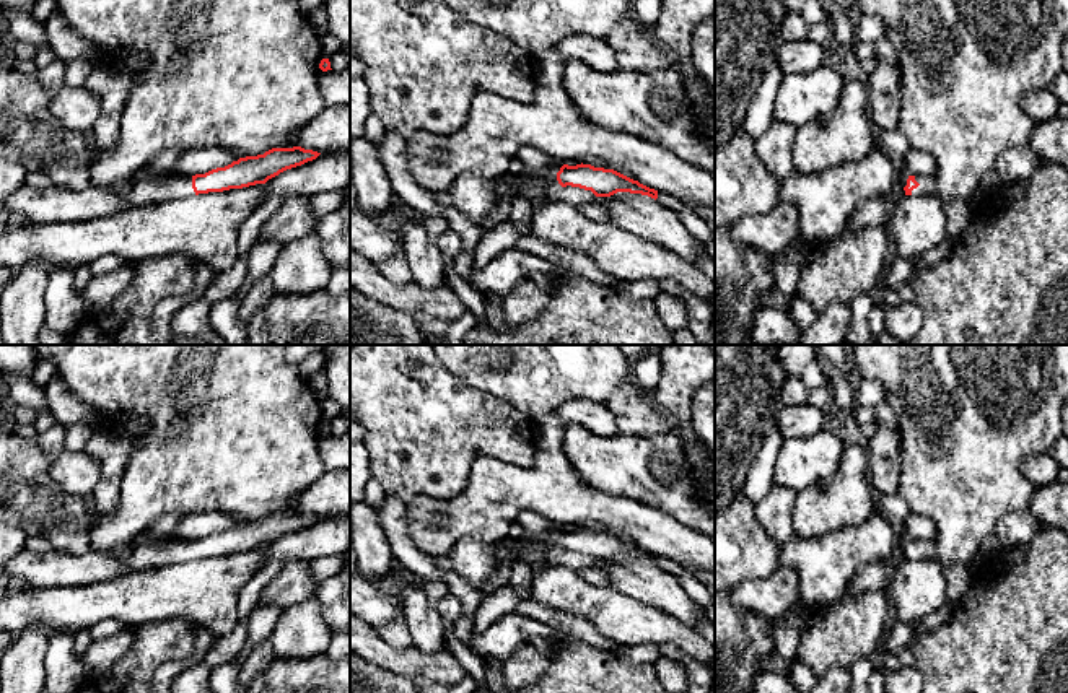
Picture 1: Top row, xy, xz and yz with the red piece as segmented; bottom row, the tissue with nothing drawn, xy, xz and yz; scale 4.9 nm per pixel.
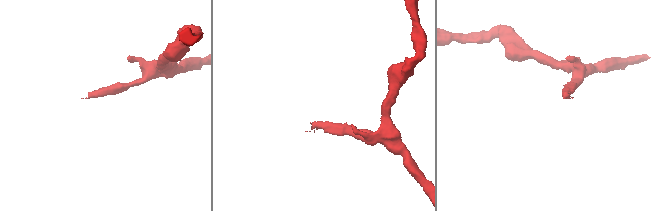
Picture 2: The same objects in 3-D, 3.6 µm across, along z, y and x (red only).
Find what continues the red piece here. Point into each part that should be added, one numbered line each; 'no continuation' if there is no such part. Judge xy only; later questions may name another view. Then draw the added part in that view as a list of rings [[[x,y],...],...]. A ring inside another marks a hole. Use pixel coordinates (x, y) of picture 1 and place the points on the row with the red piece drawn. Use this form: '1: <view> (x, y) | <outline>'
1: xy (52, 204) | [[[142,172],[132,179],[127,194],[96,185],[86,190],[70,190],[52,184],[44,189],[21,185],[5,200],[3,208],[24,215],[28,223],[85,221],[109,216],[134,205],[160,203],[190,195],[195,195],[192,176]]]

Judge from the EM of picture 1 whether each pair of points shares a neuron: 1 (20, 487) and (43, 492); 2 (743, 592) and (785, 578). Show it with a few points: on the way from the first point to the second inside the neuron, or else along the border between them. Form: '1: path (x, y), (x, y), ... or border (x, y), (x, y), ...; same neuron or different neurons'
1: path (25, 492), (38, 492); same neuron
2: path (752, 592), (770, 592), (775, 588); same neuron

